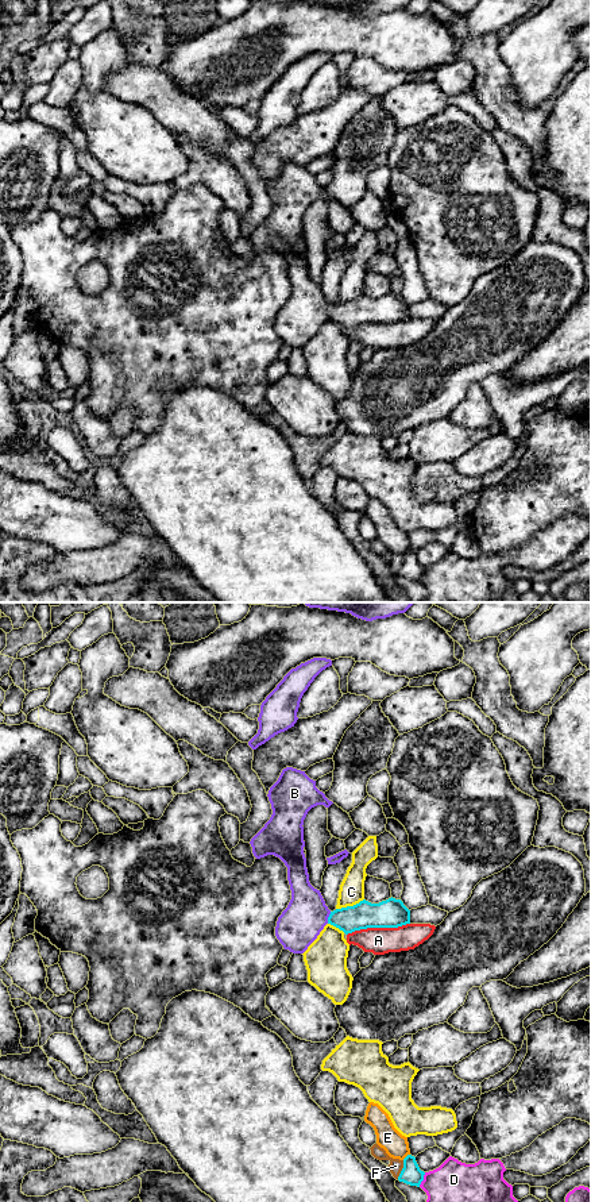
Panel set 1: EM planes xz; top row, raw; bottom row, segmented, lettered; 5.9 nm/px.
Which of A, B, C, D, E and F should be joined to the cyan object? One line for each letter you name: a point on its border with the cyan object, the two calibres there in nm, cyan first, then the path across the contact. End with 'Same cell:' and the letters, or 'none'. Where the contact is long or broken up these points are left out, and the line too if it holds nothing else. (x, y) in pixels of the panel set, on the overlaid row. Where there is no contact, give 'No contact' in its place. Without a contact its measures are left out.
B: Touches cyan at xz (328, 917). Thickness 160 nm (cyan) against 260 nm. Path across: xz (364, 915), (358, 917), (328, 917), (306, 915)
Same cell: B

